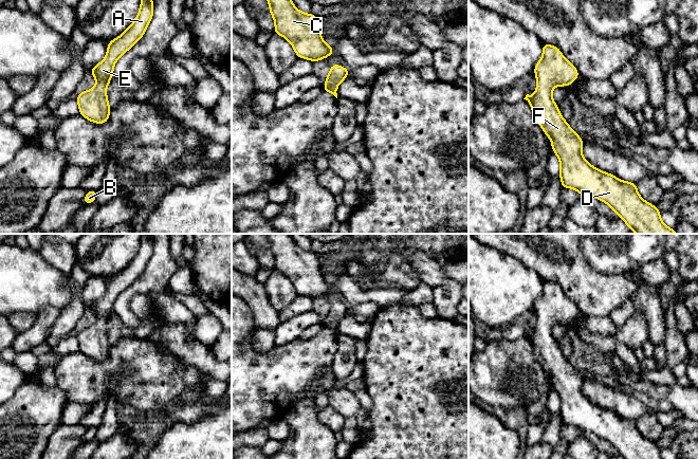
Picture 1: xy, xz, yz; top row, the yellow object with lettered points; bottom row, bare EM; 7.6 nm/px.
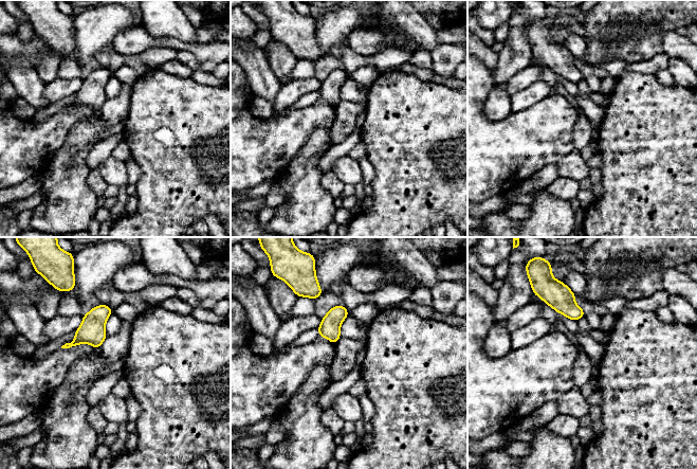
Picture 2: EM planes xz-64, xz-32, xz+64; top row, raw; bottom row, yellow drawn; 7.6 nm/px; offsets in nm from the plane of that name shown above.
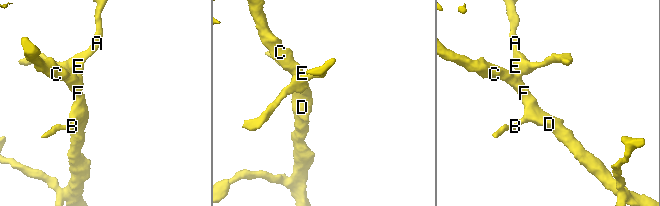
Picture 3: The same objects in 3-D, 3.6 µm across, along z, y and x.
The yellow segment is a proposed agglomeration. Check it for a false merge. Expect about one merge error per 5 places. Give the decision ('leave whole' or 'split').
leave whole

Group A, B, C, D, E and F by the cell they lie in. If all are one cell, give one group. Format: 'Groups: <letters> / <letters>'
Groups: A B C D E F

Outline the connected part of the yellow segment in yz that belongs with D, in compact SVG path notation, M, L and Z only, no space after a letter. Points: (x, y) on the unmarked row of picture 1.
M544 280L543 295L535 301L534 310L537 325L532 334L527 331L524 336L529 338L535 356L552 379L553 389L561 400L559 414L563 425L574 425L584 434L593 433L607 440L624 459L662 459L660 447L640 434L636 420L622 418L613 411L604 409L583 394L584 379L562 354L551 329L557 323L569 324L580 313L575 304L564 294L557 283Z

